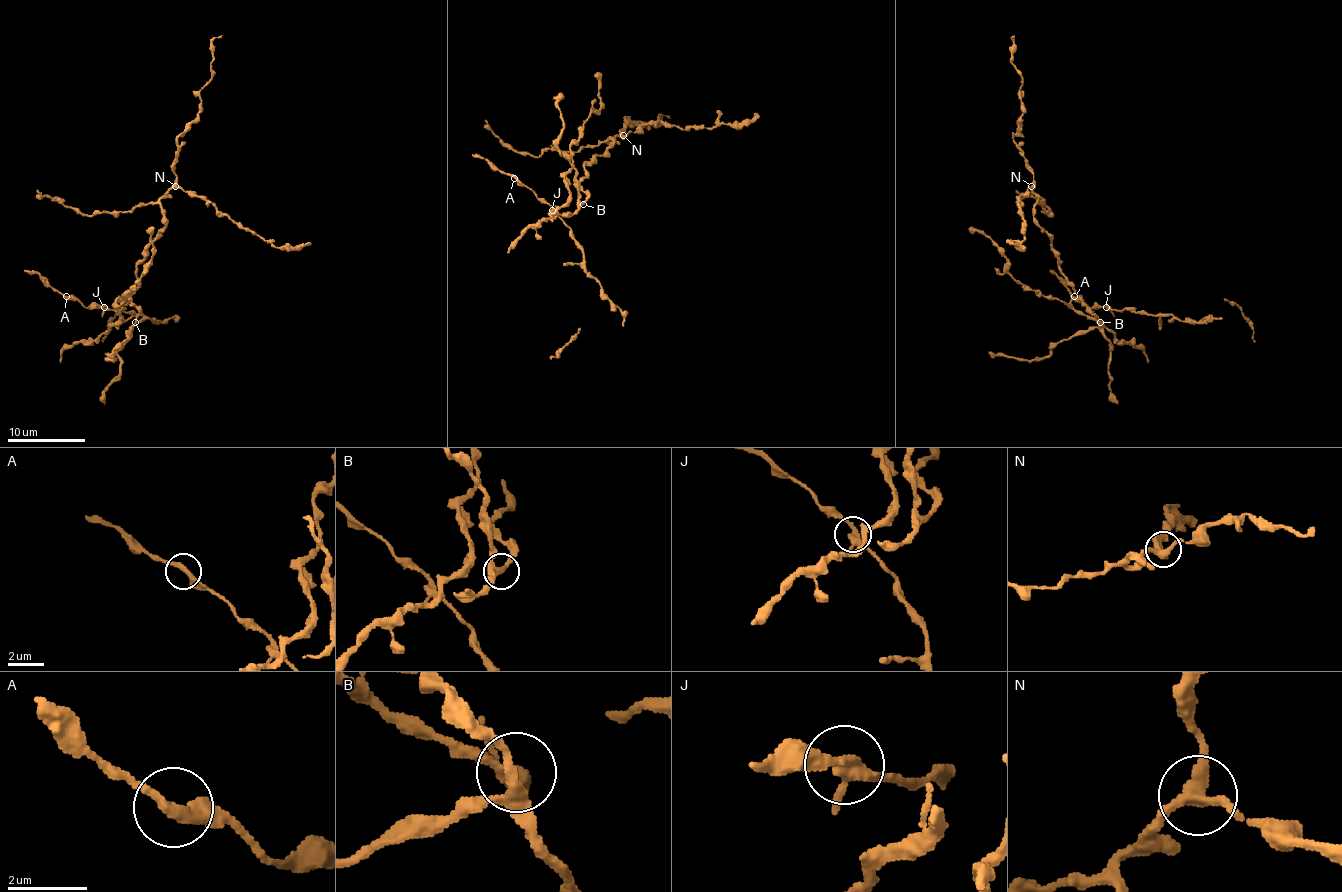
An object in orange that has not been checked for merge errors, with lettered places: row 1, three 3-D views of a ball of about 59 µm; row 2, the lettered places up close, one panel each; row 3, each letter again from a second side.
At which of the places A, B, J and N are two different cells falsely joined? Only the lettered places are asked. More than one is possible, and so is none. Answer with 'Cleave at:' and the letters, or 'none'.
Cleave at: none

